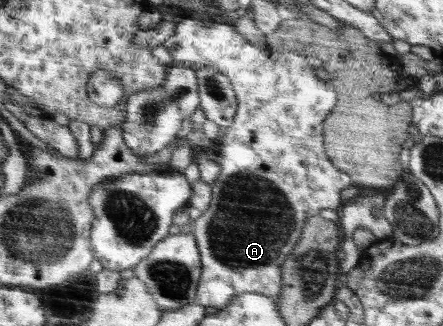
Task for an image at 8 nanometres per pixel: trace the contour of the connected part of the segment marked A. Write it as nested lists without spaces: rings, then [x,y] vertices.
[[[179,19],[175,32],[162,45],[169,51],[174,65],[203,65],[225,74],[239,101],[239,111],[231,127],[218,140],[220,172],[212,185],[209,208],[195,220],[192,235],[204,262],[197,303],[202,306],[227,307],[236,296],[258,293],[275,298],[281,293],[281,265],[301,238],[305,221],[317,216],[321,209],[340,209],[344,203],[341,191],[351,184],[349,174],[337,169],[327,155],[324,143],[324,124],[337,102],[337,93],[315,75],[299,51],[277,52],[253,44],[237,32],[232,24],[199,22]]]

